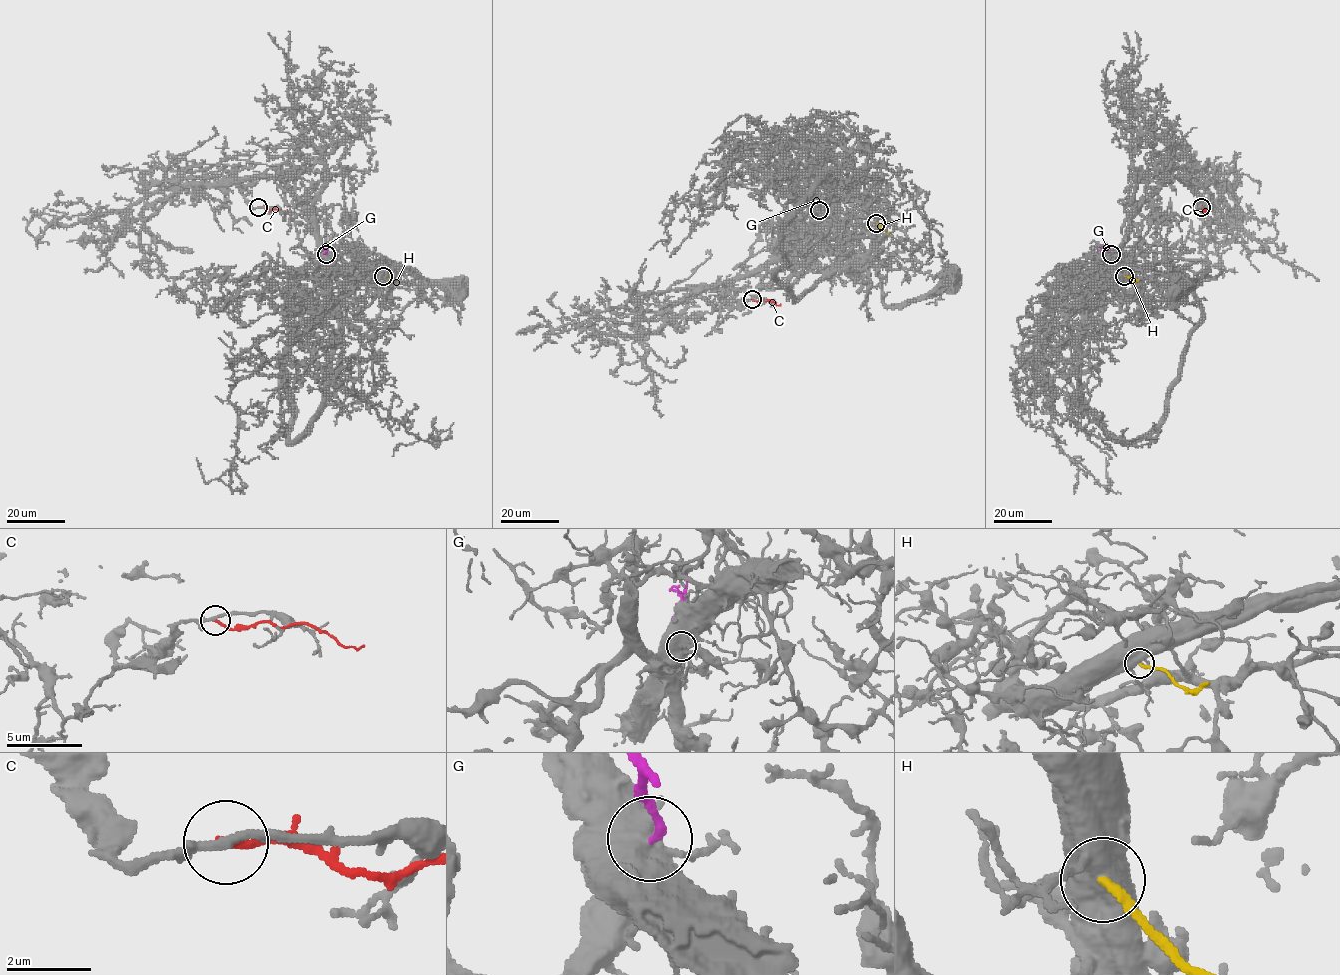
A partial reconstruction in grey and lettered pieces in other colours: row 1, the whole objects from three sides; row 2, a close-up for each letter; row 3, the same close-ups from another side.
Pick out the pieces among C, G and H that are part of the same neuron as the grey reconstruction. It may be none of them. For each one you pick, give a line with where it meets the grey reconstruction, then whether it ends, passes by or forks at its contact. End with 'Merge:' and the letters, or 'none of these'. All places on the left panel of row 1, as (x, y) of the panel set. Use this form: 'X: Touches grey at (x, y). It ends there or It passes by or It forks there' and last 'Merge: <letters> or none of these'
G: Touches grey at (326, 254). It ends there
Merge: G

